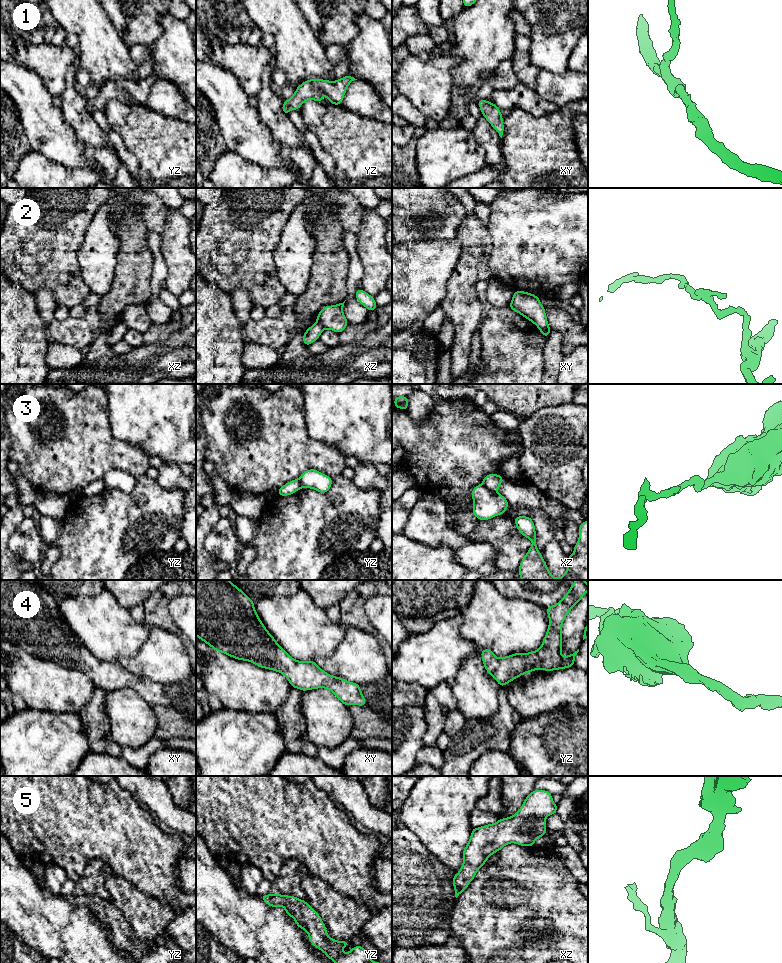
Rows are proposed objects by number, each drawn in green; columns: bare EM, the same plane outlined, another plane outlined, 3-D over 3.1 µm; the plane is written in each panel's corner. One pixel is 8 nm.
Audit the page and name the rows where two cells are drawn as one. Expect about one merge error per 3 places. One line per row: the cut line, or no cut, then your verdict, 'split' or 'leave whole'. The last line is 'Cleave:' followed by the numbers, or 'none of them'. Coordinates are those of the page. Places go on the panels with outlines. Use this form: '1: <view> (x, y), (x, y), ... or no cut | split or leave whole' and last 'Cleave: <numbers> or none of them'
1: no cut | leave whole
2: xz (316, 322), (324, 328) | split
3: xz (482, 483), (494, 492) | split
4: no cut | leave whole
5: no cut | leave whole
Cleave: 2, 3

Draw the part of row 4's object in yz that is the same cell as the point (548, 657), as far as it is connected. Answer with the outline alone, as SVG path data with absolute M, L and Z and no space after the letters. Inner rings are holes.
M576 580L556 605L546 608L549 626L537 651L514 653L498 658L490 649L481 650L486 671L503 687L519 676L534 670L553 671L573 667L579 649L567 657L562 656L562 623L587 592L588 584L584 580Z

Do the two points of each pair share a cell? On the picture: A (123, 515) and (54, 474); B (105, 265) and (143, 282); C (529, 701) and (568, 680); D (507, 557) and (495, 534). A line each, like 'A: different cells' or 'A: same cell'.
A: different cells
B: different cells
C: same cell
D: same cell

